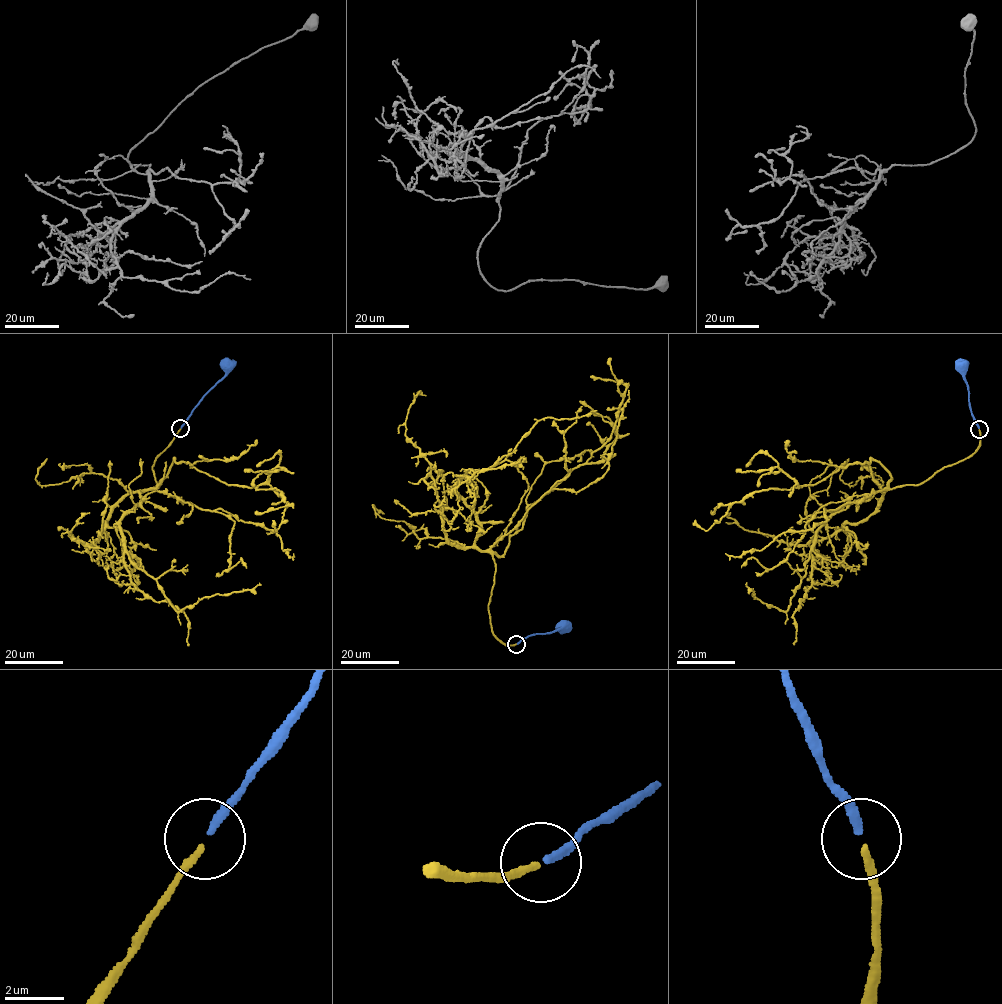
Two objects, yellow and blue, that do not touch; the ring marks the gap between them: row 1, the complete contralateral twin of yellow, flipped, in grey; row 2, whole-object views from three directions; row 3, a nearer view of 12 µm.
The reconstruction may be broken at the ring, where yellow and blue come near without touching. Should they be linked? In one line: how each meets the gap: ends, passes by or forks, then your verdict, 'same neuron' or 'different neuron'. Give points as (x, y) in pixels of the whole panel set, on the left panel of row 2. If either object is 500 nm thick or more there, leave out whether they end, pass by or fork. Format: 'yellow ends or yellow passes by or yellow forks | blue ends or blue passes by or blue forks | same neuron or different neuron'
yellow ends | blue ends | same neuron

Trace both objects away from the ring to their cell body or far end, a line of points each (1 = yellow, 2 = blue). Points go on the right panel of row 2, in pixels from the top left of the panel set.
1: (979, 429), (980, 446), (966, 458), (837, 510), (817, 531), (786, 611), (745, 584)
2: (978, 428), (970, 409), (965, 364), (961, 364)

